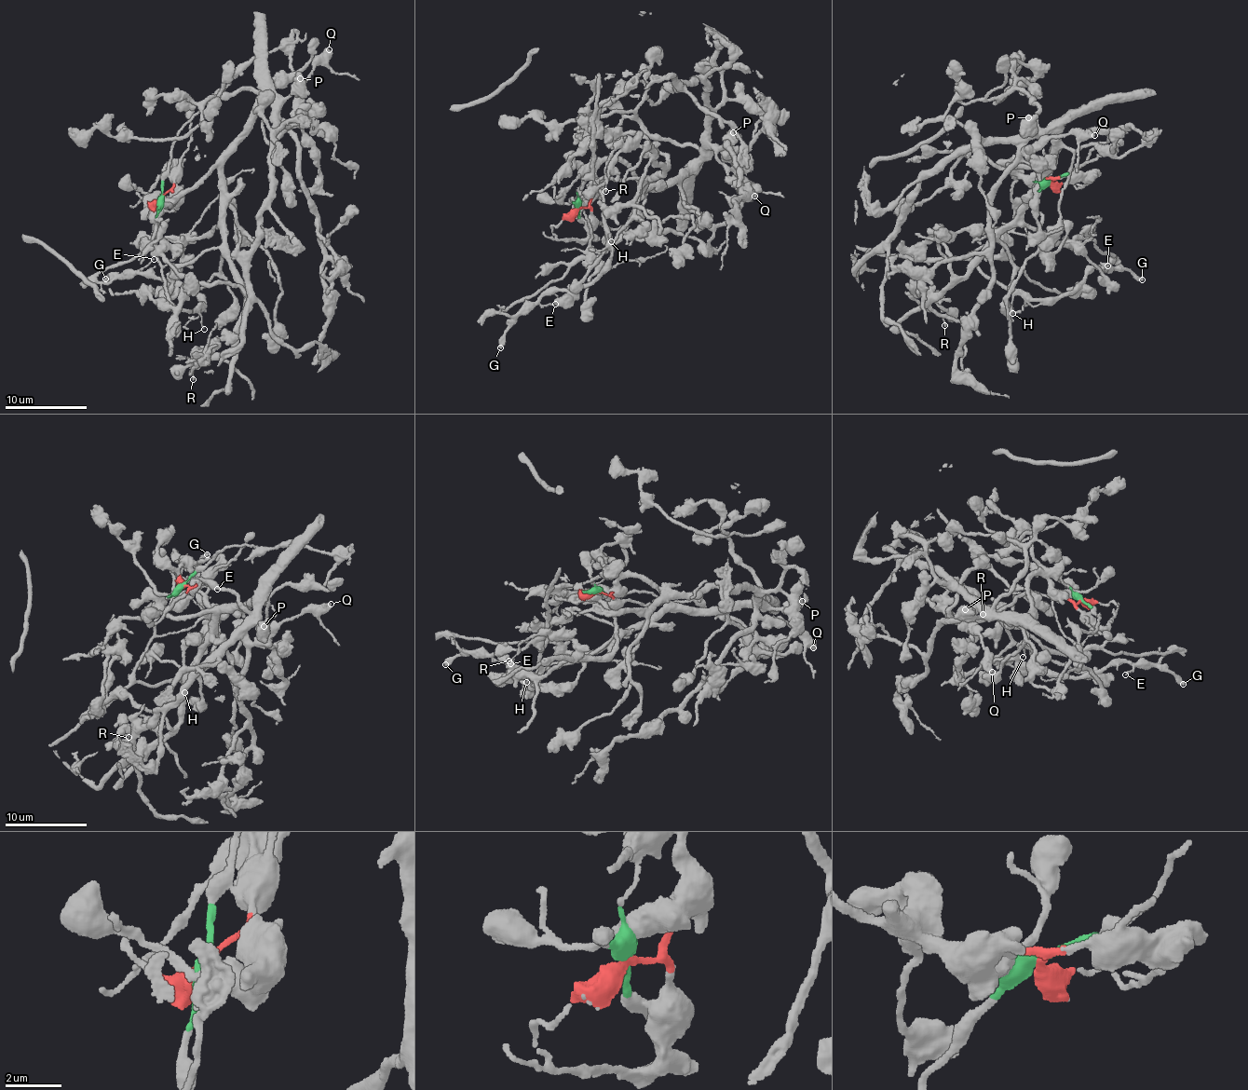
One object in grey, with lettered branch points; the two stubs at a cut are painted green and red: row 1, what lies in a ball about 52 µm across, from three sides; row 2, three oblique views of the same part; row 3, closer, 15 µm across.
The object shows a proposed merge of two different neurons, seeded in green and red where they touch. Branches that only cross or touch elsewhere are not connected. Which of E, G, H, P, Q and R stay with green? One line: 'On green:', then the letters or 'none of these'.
On green: E, G, H

